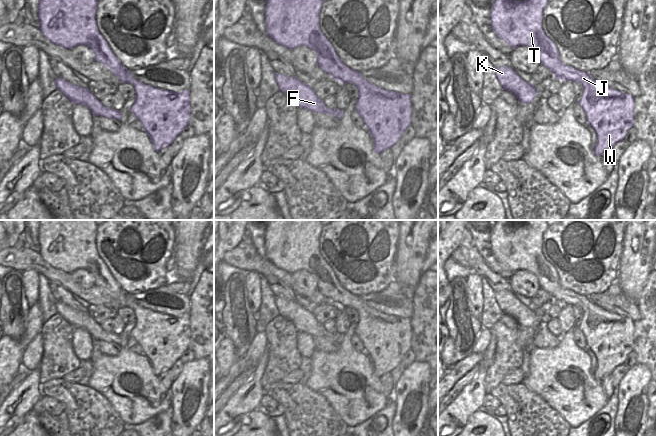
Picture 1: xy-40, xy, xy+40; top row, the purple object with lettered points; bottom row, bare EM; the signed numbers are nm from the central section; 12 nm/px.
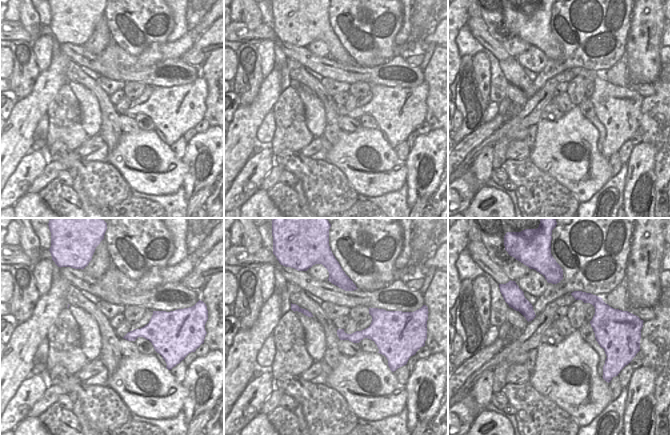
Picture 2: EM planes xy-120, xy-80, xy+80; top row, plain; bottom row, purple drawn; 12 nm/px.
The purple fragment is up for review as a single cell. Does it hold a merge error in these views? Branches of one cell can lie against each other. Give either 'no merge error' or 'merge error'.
no merge error

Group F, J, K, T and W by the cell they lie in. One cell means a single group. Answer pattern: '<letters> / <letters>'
F J K T W

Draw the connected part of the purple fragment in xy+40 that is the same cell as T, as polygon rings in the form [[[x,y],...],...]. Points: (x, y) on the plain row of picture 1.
[[[496,220],[490,236],[491,249],[498,261],[507,266],[511,271],[527,270],[533,273],[538,278],[541,289],[548,292],[556,303],[560,303],[561,305],[579,306],[583,310],[582,322],[578,327],[585,336],[587,347],[595,354],[597,368],[594,370],[594,378],[600,381],[608,374],[611,374],[617,366],[623,365],[627,355],[633,351],[634,321],[628,317],[606,311],[591,302],[589,297],[579,295],[574,291],[561,286],[555,267],[546,260],[542,252],[543,234],[547,227],[546,220],[527,220],[522,225],[516,225],[509,220]]]

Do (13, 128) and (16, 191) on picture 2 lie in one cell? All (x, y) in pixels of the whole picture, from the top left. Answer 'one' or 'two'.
two

